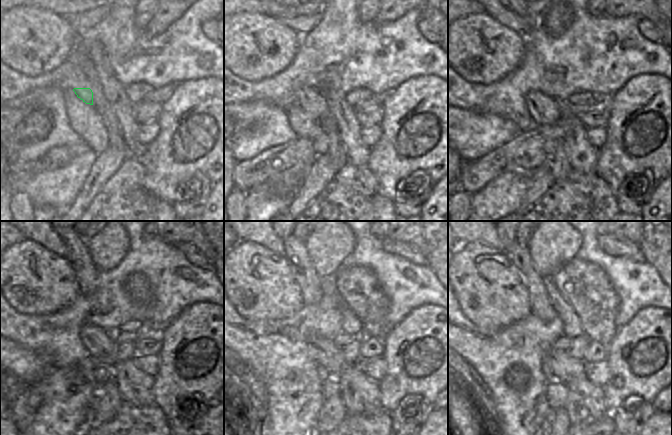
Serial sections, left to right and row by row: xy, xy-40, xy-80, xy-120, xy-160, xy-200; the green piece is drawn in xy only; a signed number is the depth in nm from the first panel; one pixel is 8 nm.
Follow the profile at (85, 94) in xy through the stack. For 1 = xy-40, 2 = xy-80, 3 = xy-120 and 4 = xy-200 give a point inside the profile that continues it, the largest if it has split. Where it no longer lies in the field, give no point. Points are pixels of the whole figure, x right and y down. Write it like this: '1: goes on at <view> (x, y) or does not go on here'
1: goes on at xy-40 (312, 100)
2: goes on at xy-80 (544, 111)
3: goes on at xy-120 (97, 341)
4: goes on at xy-200 (564, 368)

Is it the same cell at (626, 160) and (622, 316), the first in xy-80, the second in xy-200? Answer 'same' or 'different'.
different

